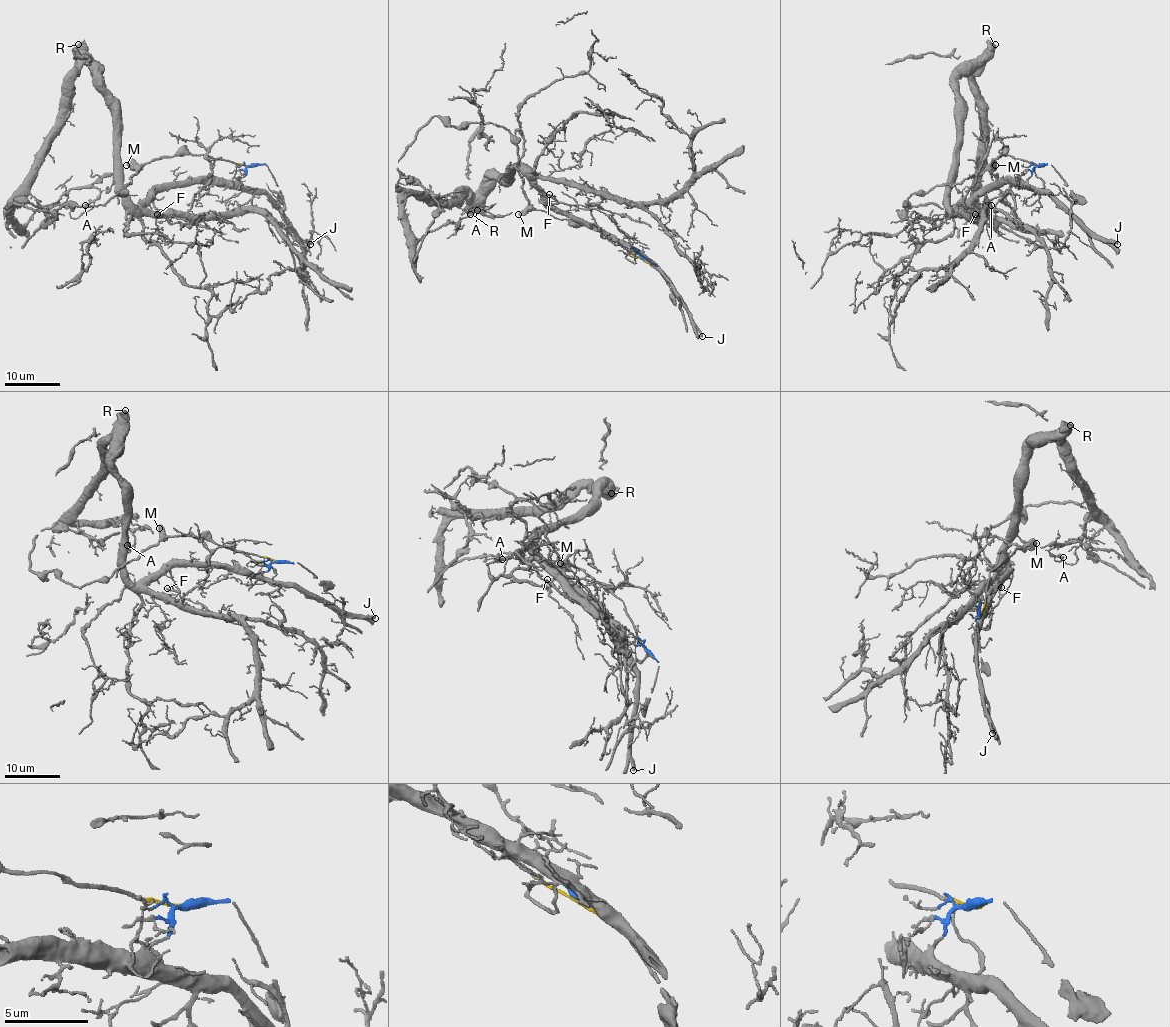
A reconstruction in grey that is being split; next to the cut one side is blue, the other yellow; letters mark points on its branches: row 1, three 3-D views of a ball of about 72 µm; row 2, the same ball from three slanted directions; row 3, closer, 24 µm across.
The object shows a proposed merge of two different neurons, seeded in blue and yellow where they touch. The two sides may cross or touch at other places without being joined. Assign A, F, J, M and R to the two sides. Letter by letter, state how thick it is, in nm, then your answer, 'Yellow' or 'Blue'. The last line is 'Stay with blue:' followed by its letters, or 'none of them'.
A: Thickness 200 nm. Blue
F: Thickness 170 nm. Blue
J: Thickness 360 nm. Blue
M: Thickness 650 nm. Yellow
R: Thickness 600 nm. Blue
Stay with blue: A, F, J, R

